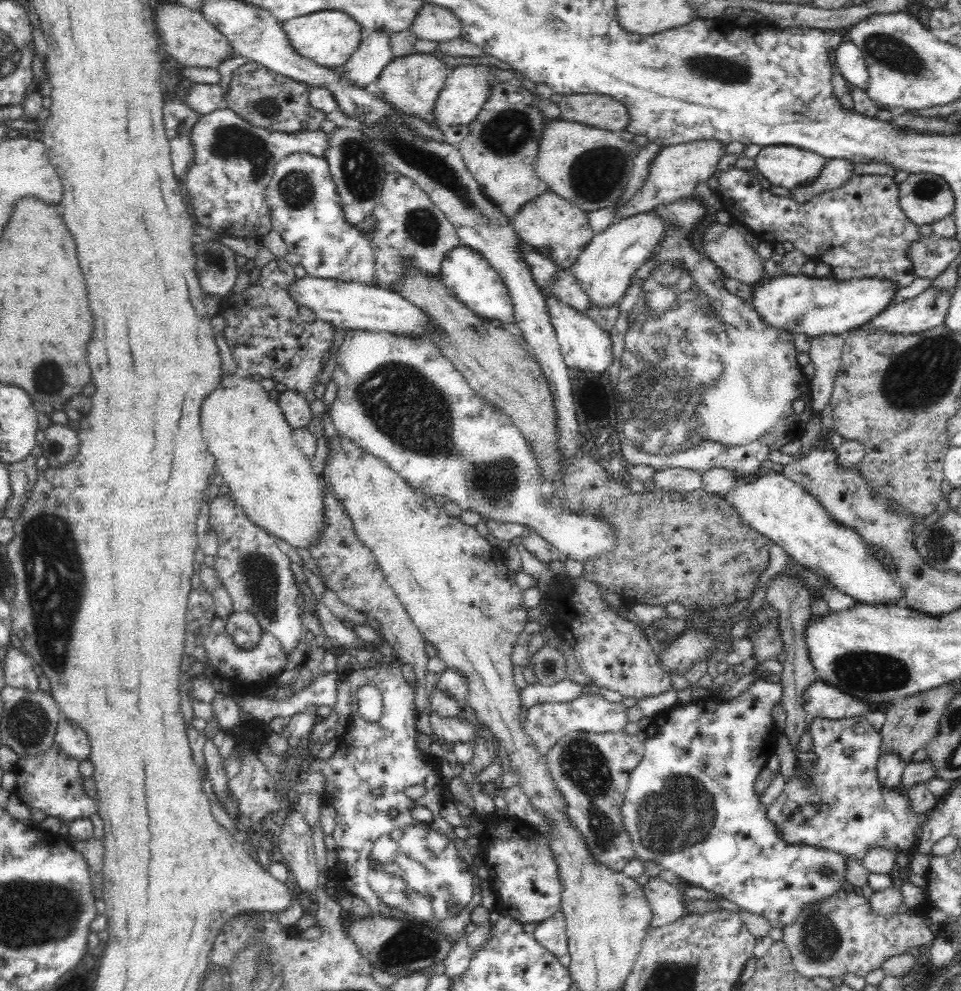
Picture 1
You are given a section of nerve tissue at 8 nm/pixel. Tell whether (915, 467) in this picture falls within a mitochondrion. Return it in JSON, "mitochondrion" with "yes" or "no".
{"mitochondrion":"no"}

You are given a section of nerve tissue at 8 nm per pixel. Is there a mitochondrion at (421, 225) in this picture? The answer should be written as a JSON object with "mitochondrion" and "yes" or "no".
{"mitochondrion":"yes"}

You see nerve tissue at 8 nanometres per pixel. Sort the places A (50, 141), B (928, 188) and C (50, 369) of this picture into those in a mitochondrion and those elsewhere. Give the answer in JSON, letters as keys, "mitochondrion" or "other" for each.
{"A":"other","B":"mitochondrion","C":"mitochondrion"}

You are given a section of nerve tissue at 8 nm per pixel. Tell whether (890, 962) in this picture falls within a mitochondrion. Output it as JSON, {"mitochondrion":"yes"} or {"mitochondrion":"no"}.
{"mitochondrion":"no"}

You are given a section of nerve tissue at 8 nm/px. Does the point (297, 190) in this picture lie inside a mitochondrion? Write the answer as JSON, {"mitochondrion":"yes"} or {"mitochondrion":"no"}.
{"mitochondrion":"yes"}

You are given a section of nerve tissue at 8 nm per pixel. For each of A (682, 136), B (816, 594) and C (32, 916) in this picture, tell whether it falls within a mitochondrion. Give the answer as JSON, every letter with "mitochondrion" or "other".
{"A":"other","B":"other","C":"mitochondrion"}

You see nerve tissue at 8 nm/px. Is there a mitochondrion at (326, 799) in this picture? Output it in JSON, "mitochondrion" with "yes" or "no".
{"mitochondrion":"no"}

